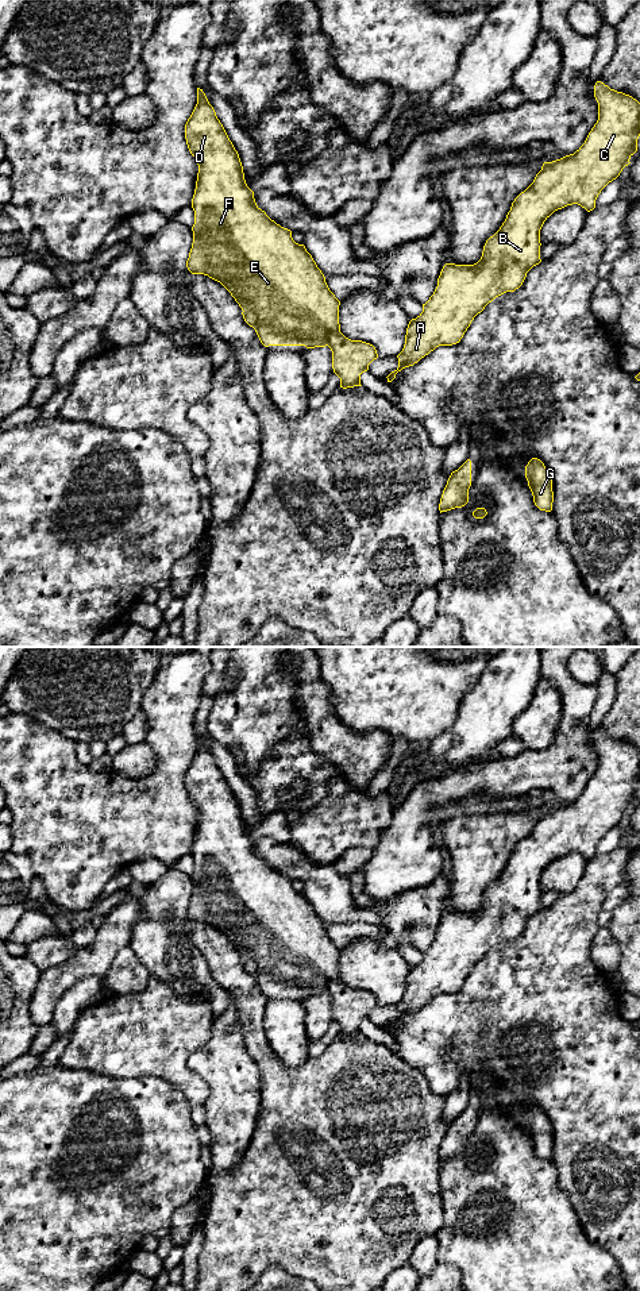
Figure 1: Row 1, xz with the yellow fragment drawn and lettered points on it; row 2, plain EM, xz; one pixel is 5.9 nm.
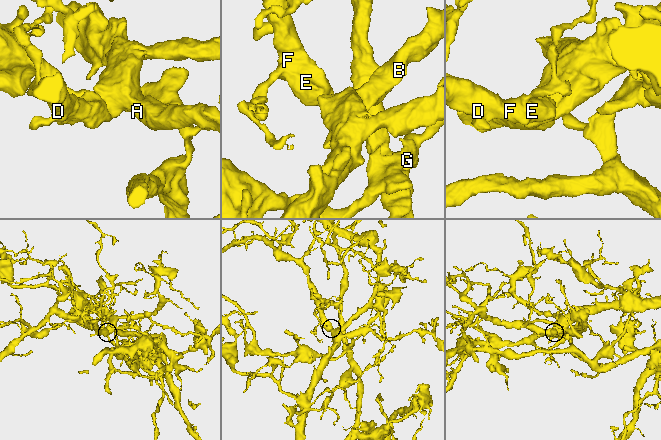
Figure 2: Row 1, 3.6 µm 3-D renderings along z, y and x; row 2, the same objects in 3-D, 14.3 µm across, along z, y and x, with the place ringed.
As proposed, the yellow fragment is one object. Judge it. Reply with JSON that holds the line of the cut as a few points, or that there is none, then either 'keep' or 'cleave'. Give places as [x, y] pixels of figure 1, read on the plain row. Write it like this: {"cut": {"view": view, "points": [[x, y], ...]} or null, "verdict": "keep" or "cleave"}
{"cut": null, "verdict": "keep"}

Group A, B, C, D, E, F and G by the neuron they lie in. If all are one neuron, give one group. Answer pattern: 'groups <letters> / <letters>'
groups A B C D E F G

